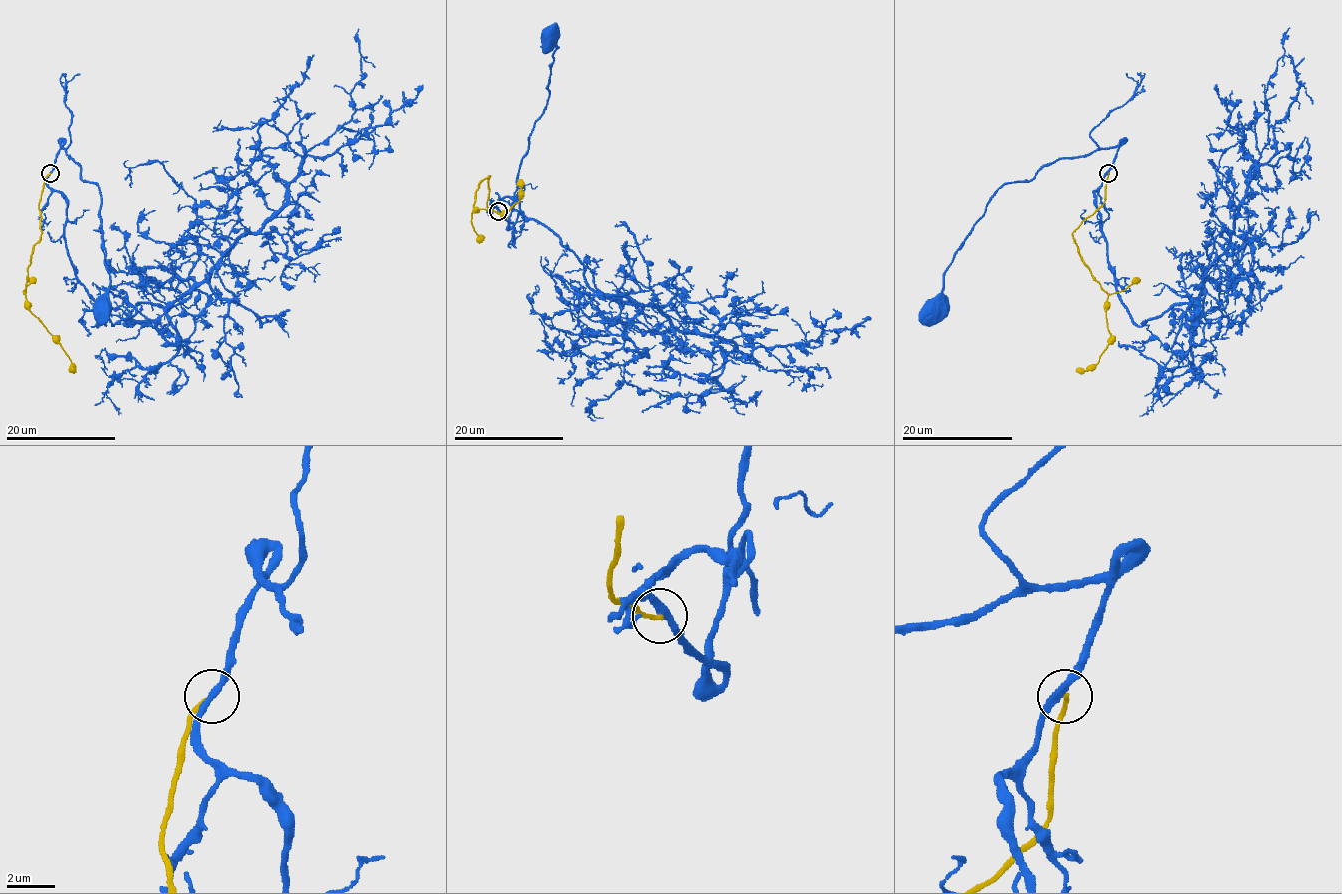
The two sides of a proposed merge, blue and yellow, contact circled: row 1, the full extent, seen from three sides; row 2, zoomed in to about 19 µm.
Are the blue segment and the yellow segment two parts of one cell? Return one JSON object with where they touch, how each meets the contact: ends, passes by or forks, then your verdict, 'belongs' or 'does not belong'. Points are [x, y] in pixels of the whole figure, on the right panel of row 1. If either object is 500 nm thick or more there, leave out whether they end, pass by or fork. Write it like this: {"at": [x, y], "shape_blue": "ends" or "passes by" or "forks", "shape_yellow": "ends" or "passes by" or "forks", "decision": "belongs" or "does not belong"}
{"at": [1108, 173], "shape_blue": "passes by", "shape_yellow": "ends", "decision": "does not belong"}

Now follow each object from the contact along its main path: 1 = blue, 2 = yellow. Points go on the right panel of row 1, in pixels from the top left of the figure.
1: (1107, 173), (1115, 147), (1059, 158), (1029, 180), (1004, 184), (957, 252), (931, 311)
2: (1109, 173), (1104, 201), (1074, 231), (1073, 238), (1091, 275), (1107, 295), (1109, 344), (1096, 364), (1075, 370)

